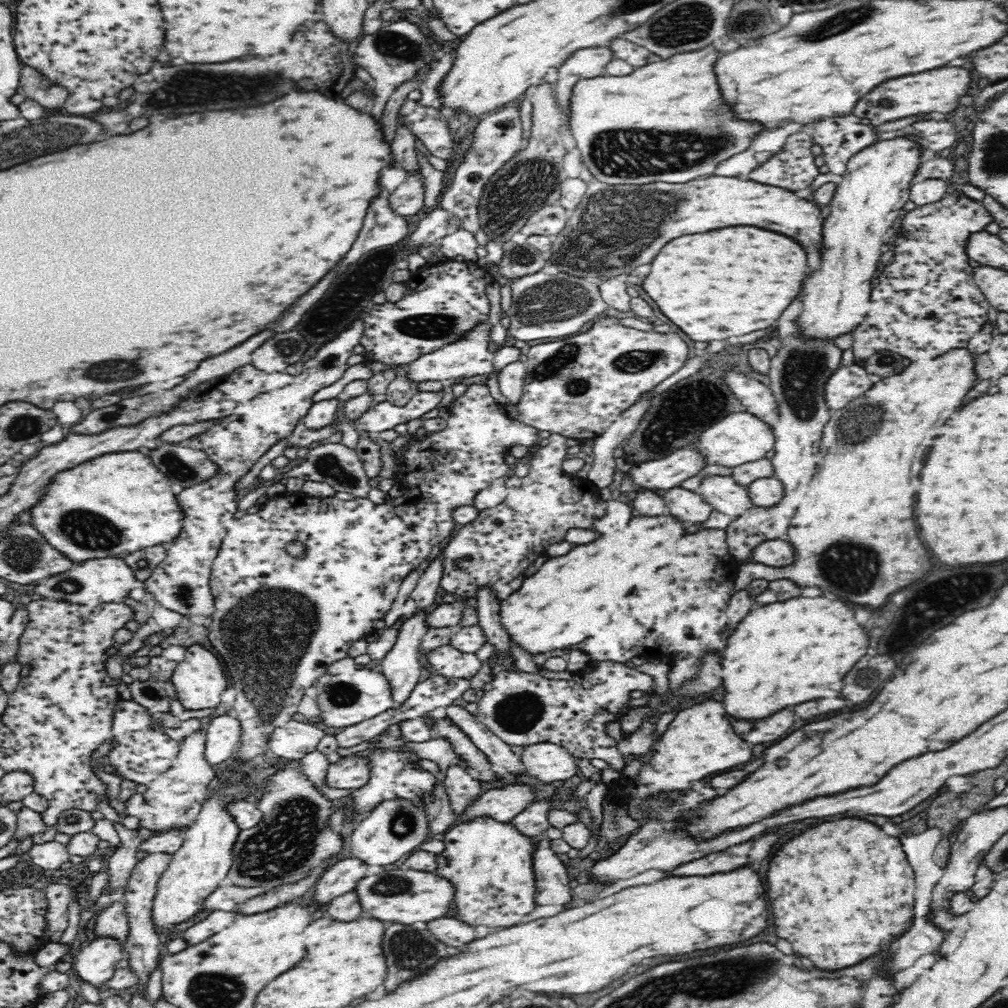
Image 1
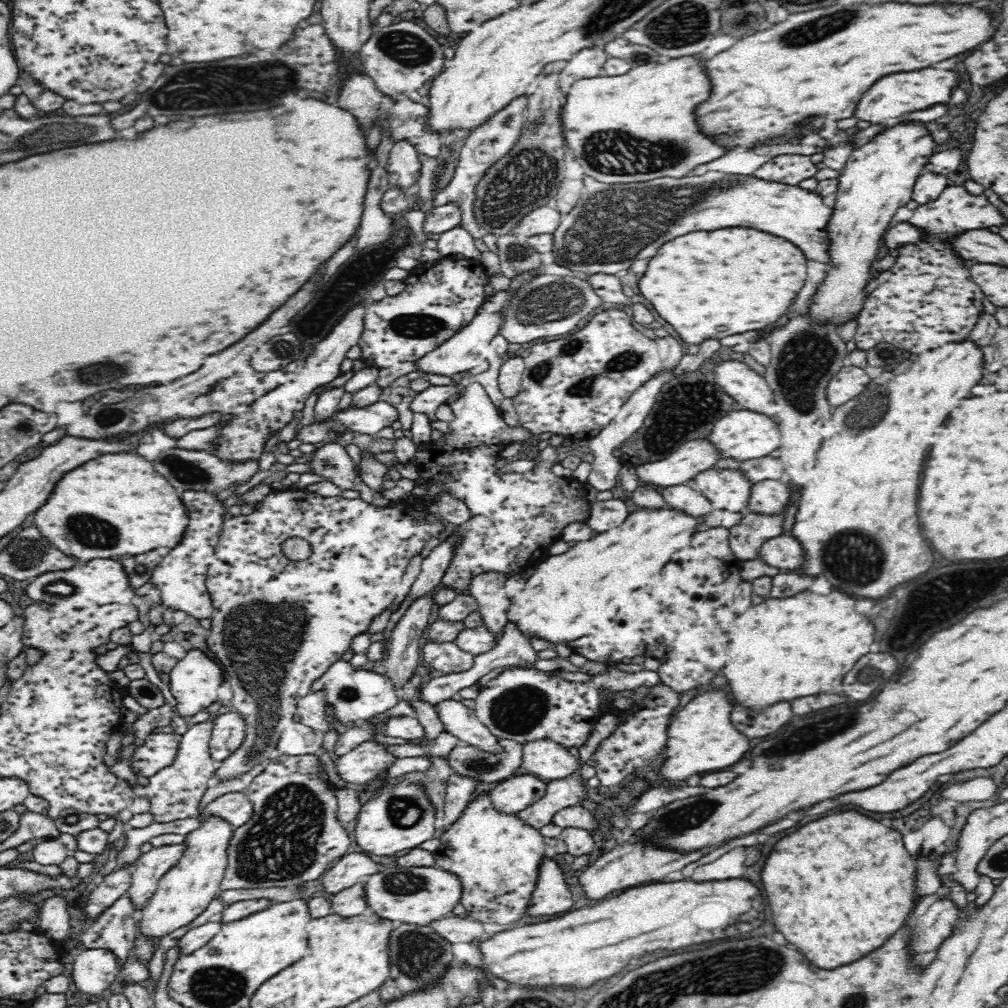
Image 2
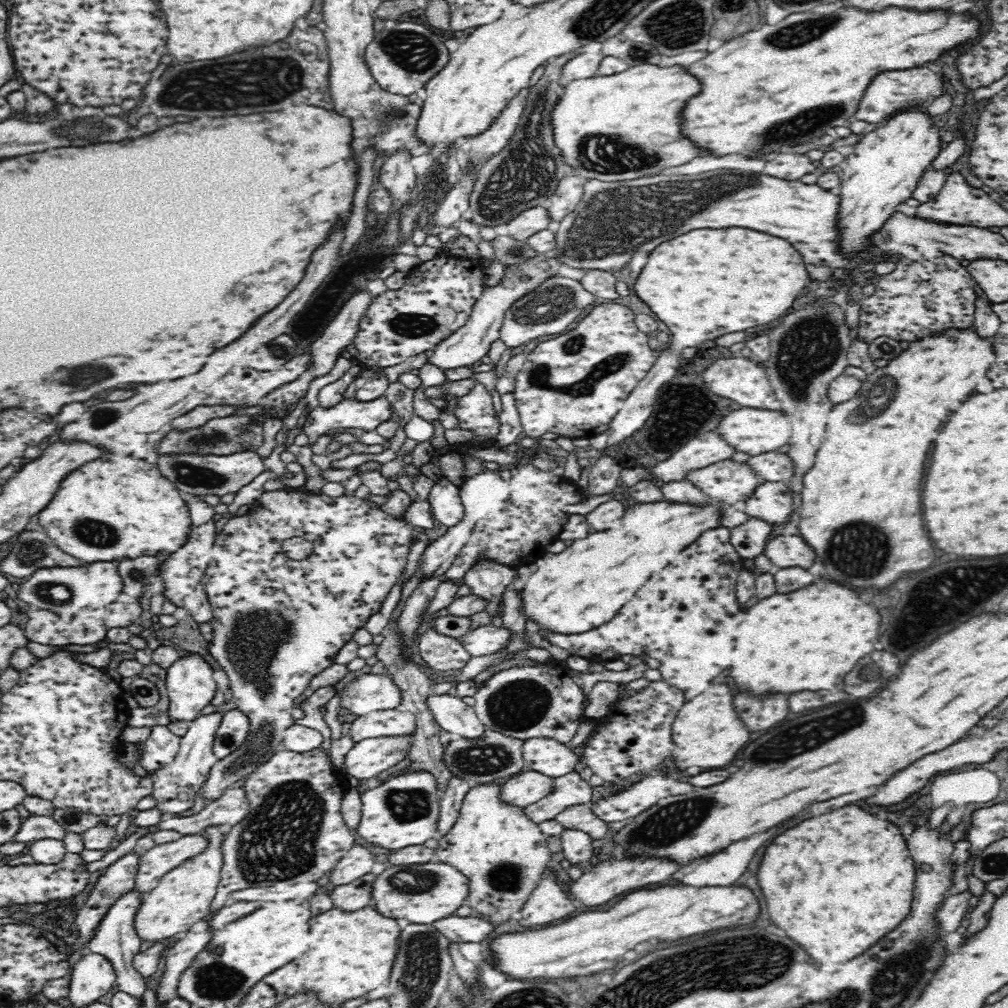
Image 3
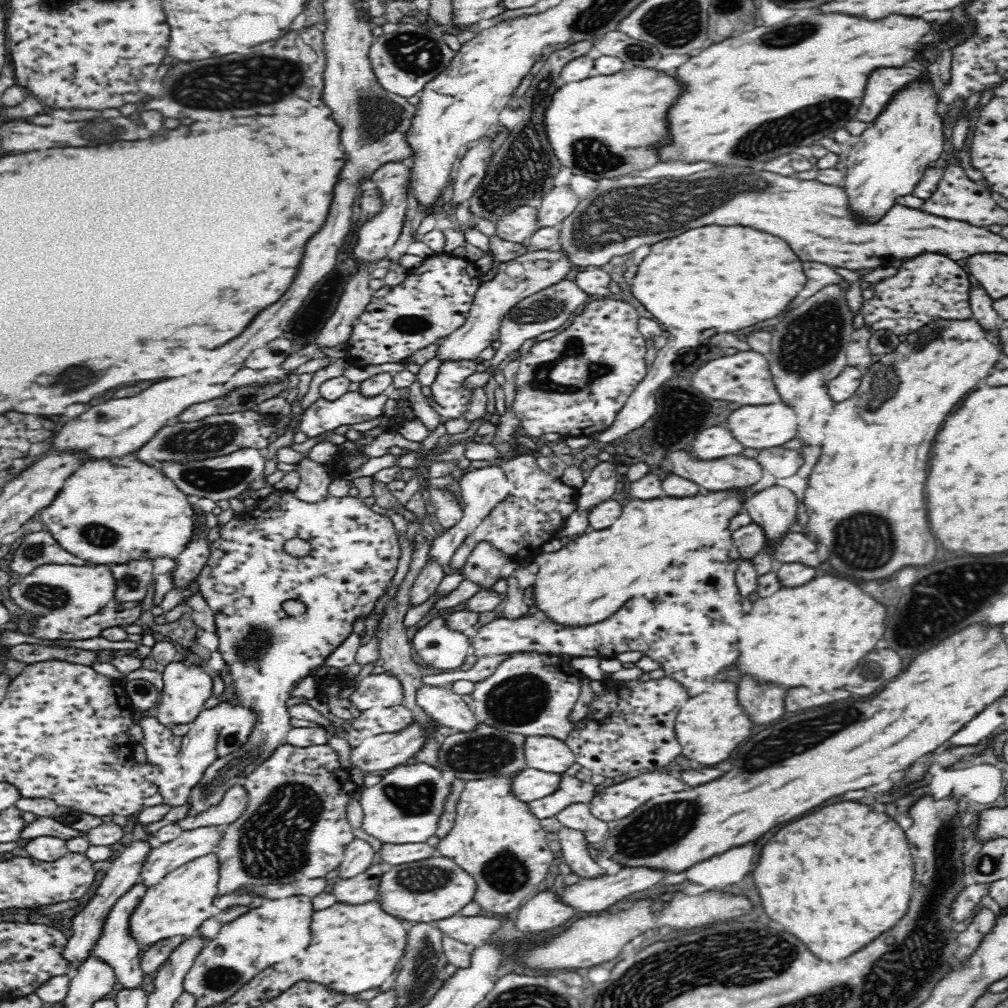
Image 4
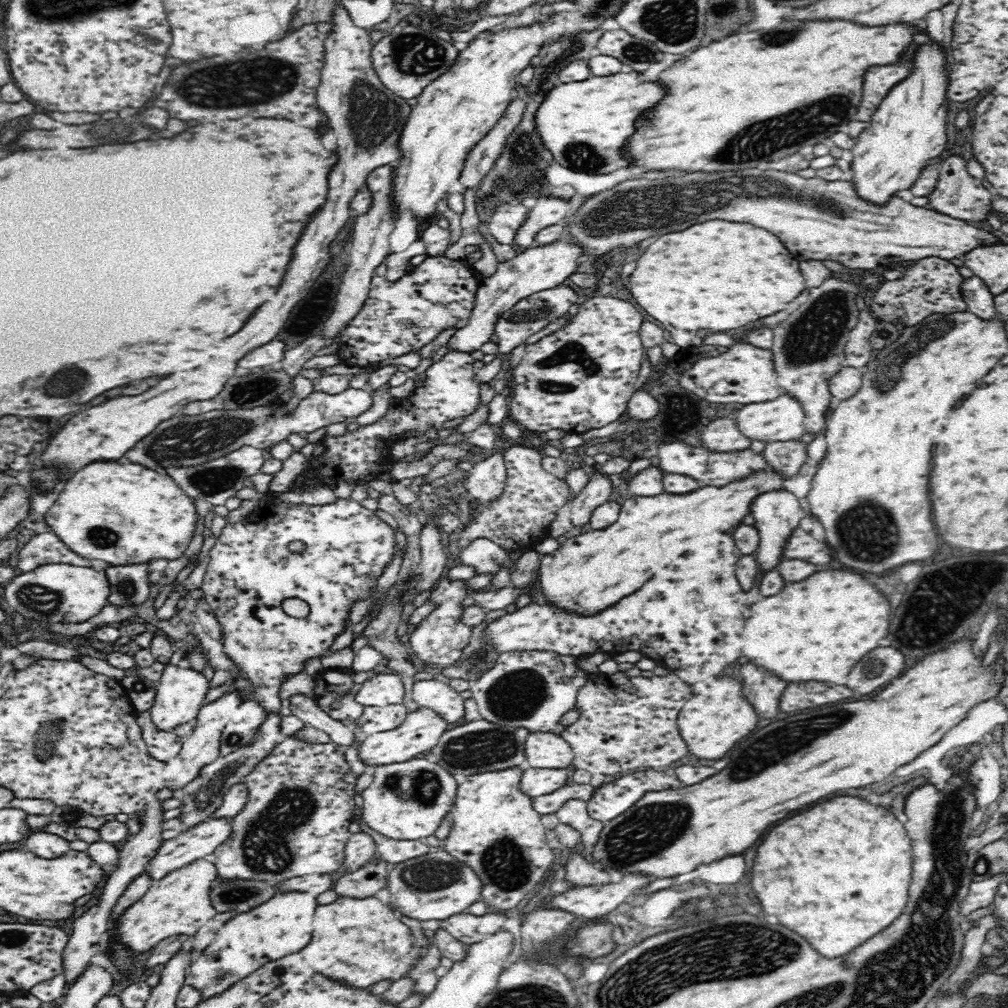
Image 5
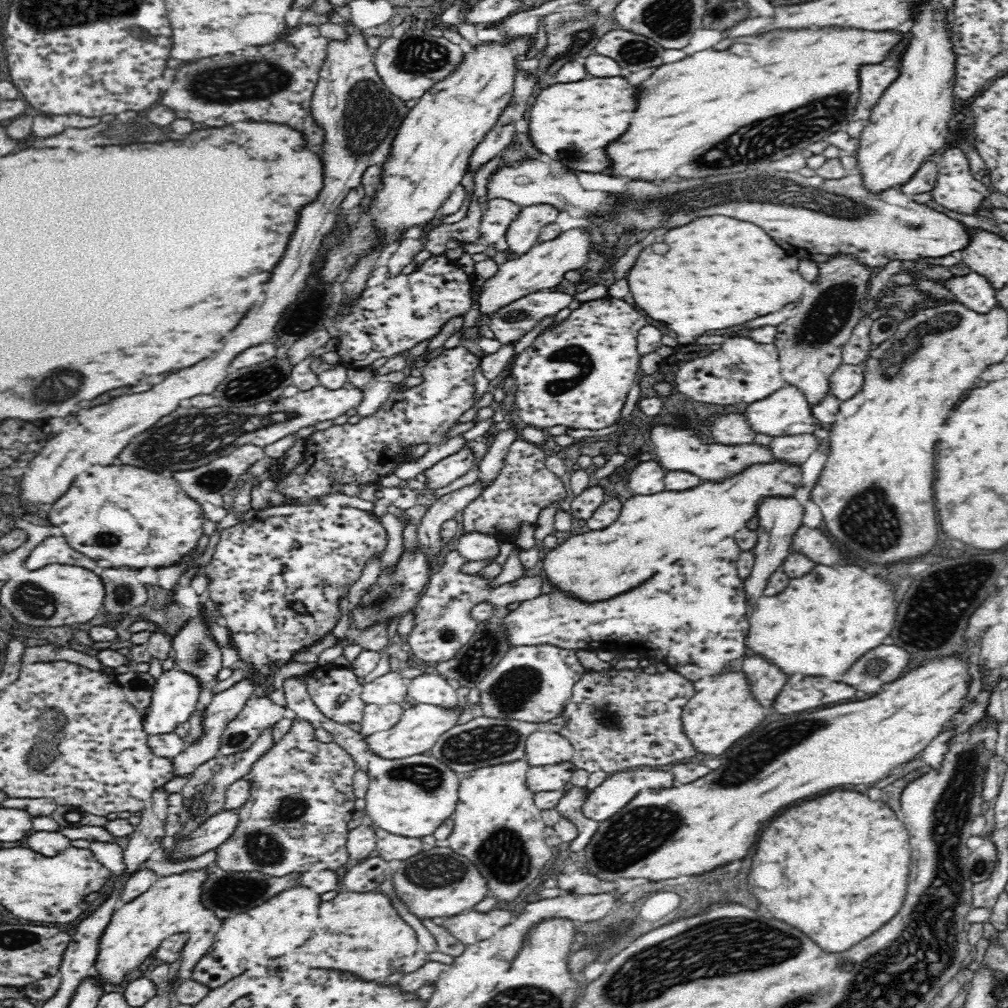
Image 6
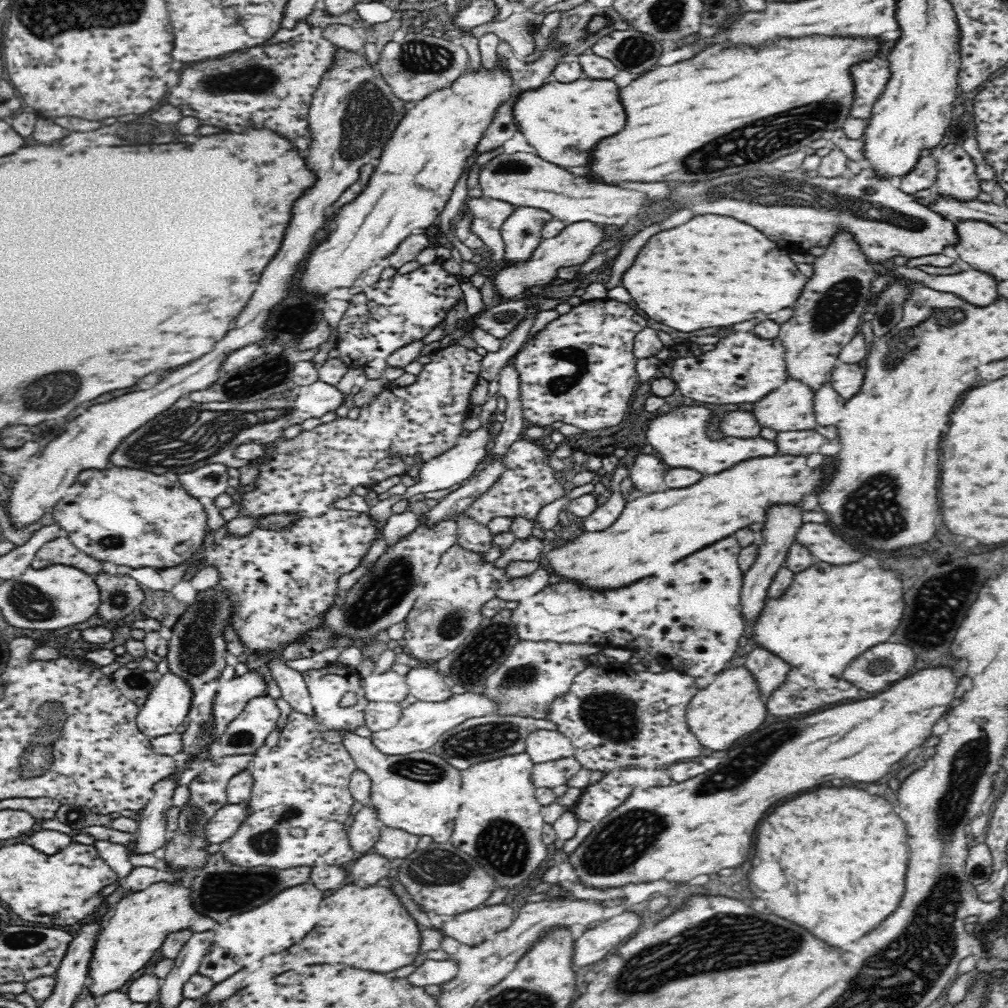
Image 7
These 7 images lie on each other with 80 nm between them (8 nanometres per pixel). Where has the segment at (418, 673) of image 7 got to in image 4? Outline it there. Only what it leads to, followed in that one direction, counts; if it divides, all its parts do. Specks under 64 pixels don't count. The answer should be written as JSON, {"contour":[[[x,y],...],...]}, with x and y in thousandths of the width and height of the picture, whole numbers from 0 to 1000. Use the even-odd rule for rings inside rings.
{"contour":[[[419,679],[413,685],[413,697],[417,699],[437,720],[462,726],[472,722],[474,716],[467,700],[455,688],[439,681]]]}

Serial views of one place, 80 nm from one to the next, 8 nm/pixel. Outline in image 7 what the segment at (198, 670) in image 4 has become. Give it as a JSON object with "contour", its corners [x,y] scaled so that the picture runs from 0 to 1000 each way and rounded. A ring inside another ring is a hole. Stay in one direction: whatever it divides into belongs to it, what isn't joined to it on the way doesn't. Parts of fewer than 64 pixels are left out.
{"contour":[[[169,667],[158,671],[135,710],[137,723],[149,733],[176,726],[185,717],[190,694],[190,686],[180,671]]]}

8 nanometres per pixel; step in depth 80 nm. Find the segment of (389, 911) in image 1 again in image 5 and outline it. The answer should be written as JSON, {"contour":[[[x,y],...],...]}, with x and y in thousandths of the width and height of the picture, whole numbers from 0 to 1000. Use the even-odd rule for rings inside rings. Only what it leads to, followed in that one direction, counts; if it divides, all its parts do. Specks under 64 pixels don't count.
{"contour":[[[435,841],[393,857],[386,864],[384,881],[388,885],[387,899],[401,909],[415,914],[438,914],[464,905],[468,897],[478,893],[479,877],[462,856]]]}

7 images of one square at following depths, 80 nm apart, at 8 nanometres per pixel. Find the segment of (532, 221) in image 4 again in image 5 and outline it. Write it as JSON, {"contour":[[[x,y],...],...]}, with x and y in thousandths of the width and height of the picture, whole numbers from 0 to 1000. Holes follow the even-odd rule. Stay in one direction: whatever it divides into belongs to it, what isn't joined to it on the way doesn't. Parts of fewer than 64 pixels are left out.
{"contour":[[[496,200],[488,208],[486,218],[478,224],[479,230],[485,230],[496,242],[508,243],[510,230],[522,219],[524,208],[516,200],[514,202]]]}

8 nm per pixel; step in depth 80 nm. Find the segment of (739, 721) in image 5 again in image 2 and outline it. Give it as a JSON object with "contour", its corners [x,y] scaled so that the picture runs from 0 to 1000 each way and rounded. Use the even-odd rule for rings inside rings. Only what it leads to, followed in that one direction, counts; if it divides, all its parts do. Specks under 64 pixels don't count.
{"contour":[[[704,683],[694,687],[670,708],[663,721],[661,755],[654,766],[661,774],[675,776],[687,768],[712,766],[730,758],[742,746],[744,734],[728,722],[724,714],[726,700],[720,688],[715,683]]]}

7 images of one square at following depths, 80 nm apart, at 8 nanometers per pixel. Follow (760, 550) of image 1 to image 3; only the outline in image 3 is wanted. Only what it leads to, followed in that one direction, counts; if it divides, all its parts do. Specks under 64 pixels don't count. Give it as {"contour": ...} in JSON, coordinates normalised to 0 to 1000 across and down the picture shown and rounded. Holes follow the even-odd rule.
{"contour":[[[793,530],[772,531],[761,538],[758,549],[768,564],[795,562],[804,563],[810,556],[810,548]]]}

